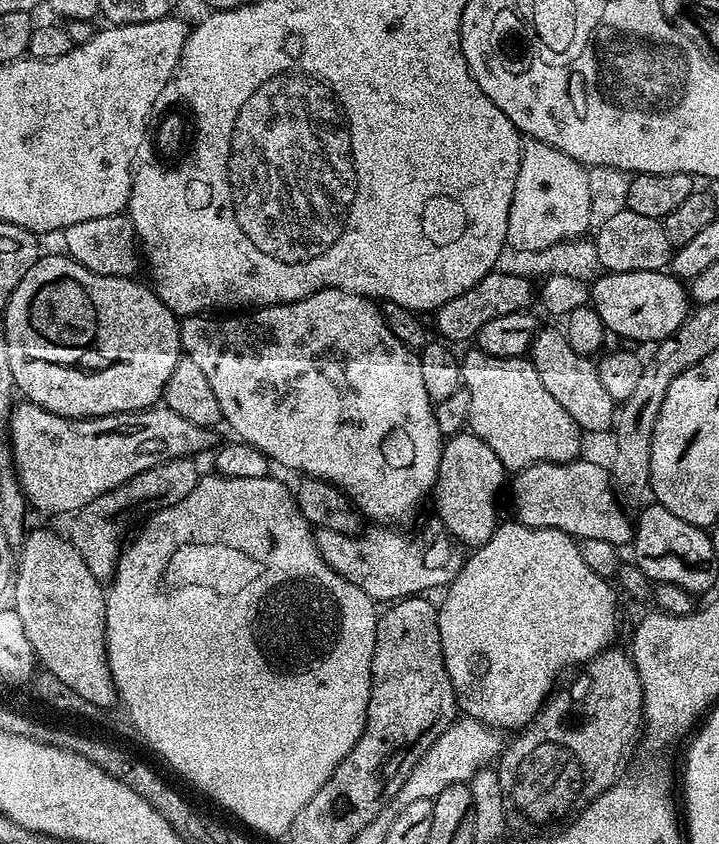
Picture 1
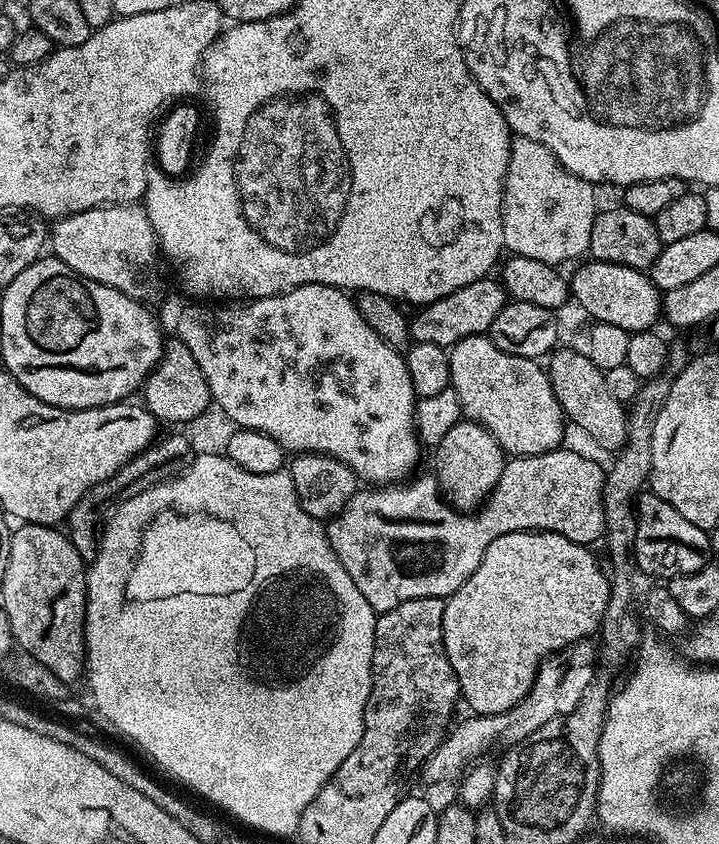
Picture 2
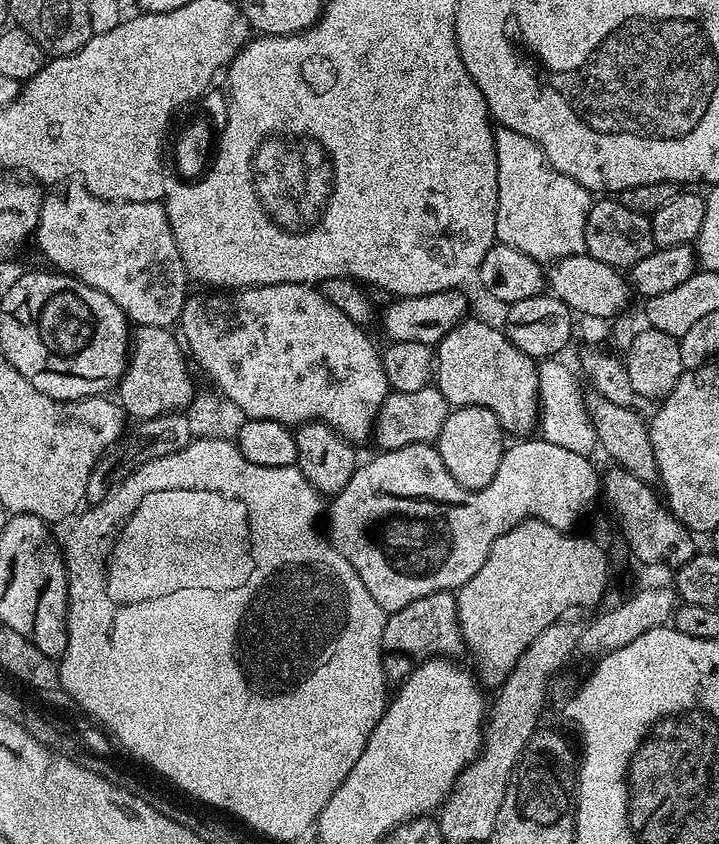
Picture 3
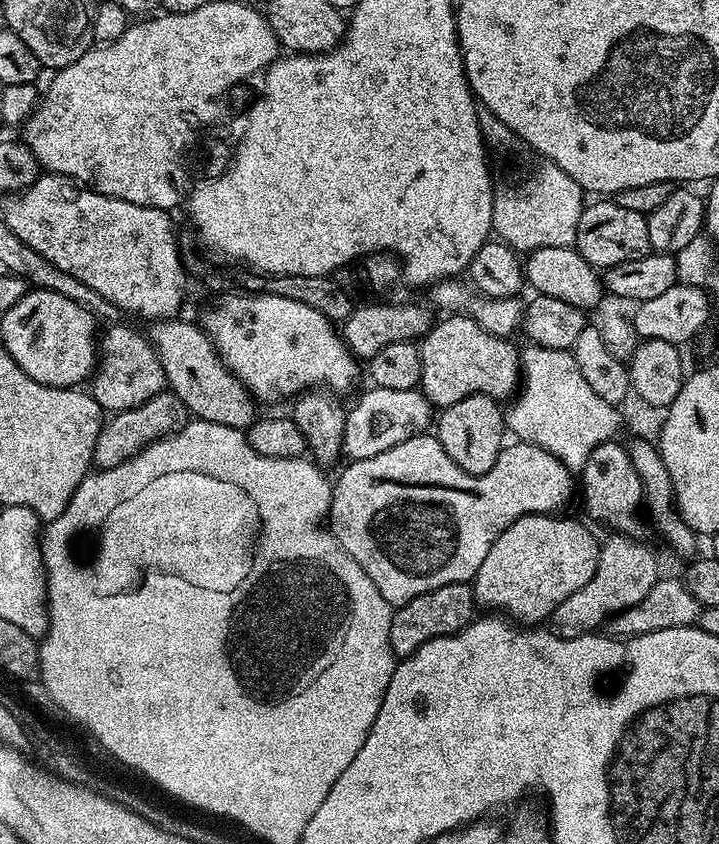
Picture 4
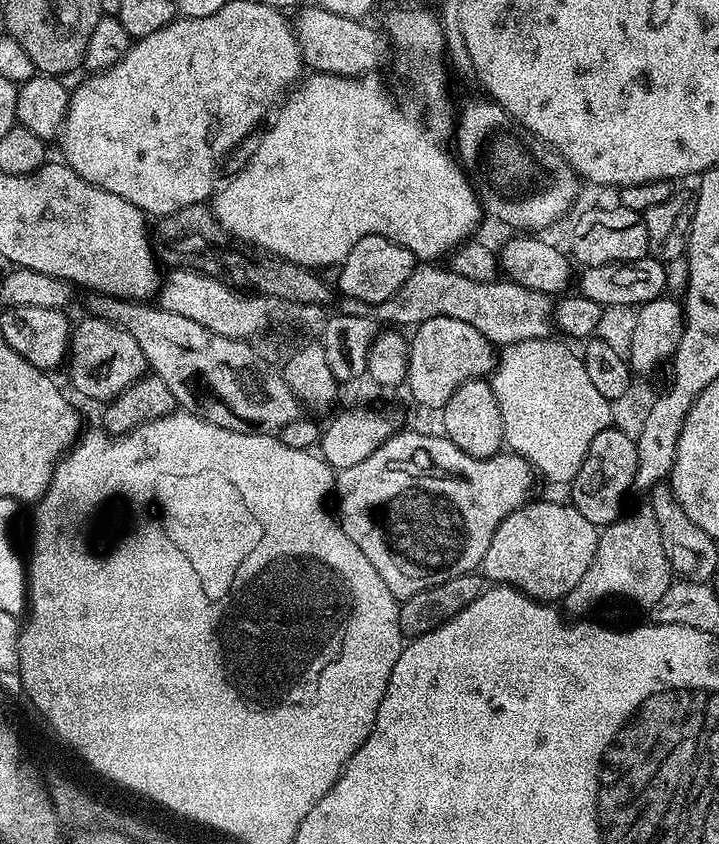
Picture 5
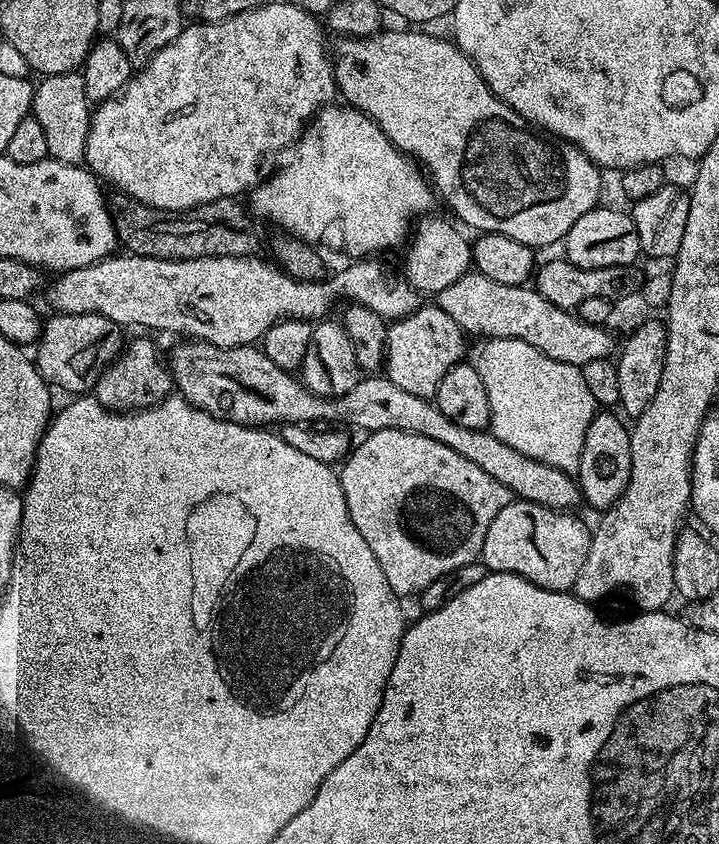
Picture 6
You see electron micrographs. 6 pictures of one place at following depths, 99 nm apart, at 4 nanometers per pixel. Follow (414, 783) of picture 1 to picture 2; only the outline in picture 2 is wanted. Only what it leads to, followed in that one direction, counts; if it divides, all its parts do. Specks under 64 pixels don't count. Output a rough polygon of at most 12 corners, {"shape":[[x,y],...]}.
{"shape":[[579,640],[547,656],[509,712],[472,714],[424,761],[432,784],[459,781],[503,736],[518,744],[570,714],[598,675]]}

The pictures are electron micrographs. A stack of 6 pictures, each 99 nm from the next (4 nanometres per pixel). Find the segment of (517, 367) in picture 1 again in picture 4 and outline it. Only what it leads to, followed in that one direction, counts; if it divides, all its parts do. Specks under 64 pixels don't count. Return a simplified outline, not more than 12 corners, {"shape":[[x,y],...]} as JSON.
{"shape":[[470,316],[419,341],[419,391],[437,409],[511,397],[521,349]]}

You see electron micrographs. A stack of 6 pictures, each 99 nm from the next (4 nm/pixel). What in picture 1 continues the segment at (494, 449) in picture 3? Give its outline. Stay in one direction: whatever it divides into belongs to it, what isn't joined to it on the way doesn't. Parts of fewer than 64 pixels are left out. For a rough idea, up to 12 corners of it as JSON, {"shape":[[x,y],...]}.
{"shape":[[470,430],[444,440],[434,489],[445,532],[481,548],[506,484]]}

